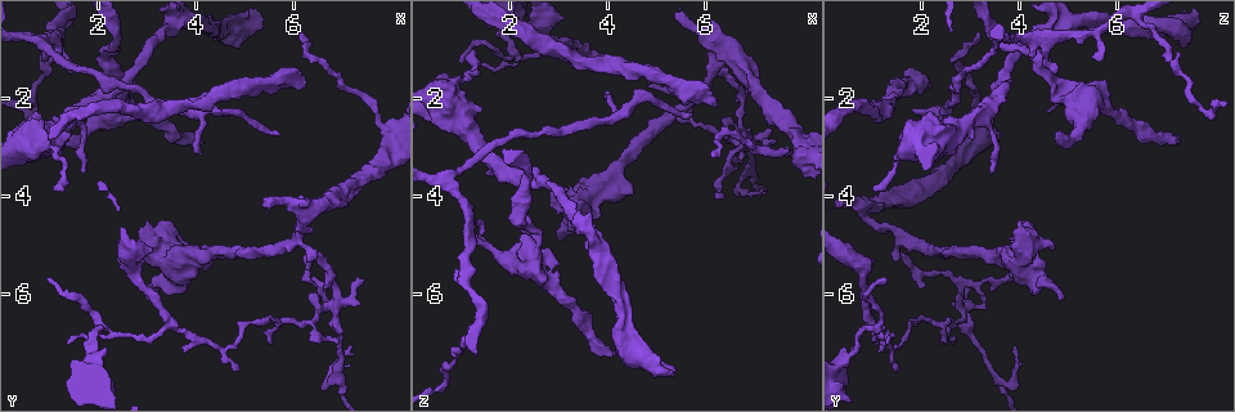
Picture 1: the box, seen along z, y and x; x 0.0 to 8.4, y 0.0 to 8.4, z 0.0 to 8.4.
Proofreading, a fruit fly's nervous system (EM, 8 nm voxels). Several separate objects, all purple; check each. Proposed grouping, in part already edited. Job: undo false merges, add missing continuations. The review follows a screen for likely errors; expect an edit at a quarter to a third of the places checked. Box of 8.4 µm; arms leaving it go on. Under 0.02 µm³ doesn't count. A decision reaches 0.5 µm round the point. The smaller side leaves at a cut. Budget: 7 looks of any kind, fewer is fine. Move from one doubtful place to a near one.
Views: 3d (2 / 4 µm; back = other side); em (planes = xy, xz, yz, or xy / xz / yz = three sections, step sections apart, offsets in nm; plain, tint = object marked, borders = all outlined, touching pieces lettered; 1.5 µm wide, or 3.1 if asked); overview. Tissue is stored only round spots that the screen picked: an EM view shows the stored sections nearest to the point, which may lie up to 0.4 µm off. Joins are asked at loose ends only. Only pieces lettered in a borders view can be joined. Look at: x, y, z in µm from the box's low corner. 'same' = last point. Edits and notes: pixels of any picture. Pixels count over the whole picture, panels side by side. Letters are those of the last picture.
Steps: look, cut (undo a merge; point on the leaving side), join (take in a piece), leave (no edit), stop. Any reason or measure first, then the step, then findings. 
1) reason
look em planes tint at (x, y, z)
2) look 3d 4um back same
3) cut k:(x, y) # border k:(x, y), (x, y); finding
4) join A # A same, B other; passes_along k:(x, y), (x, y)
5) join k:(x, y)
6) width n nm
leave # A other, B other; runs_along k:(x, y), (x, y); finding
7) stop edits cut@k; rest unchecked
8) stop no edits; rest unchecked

abrupt turn
look em planes borders at (4.75, 7.10, 1.45)

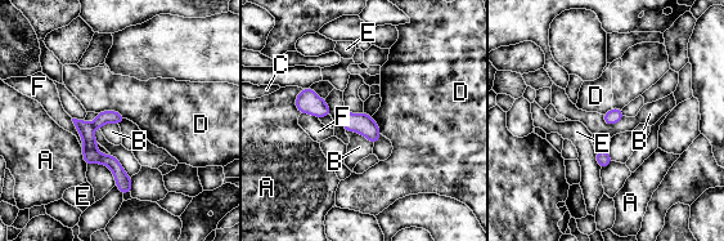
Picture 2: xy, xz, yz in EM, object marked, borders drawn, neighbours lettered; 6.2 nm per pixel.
width 80 nm
cut 2:(91, 155) # A other, B other, C other, D other, E other, F other; part_leaving 2:(77, 123), (127, 188); two neurons meet here

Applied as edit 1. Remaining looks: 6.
sharp bend
look em xy step 8 tint at (3.50, 0.55, 4.55)

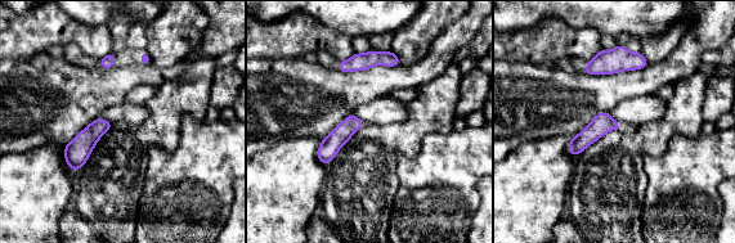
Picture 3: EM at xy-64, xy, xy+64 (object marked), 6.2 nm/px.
another direction
look em planes tint same

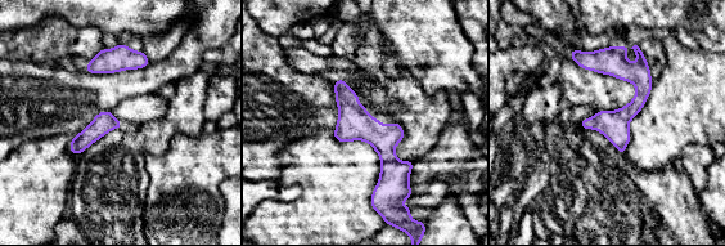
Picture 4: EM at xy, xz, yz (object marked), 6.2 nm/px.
look em planes borders same

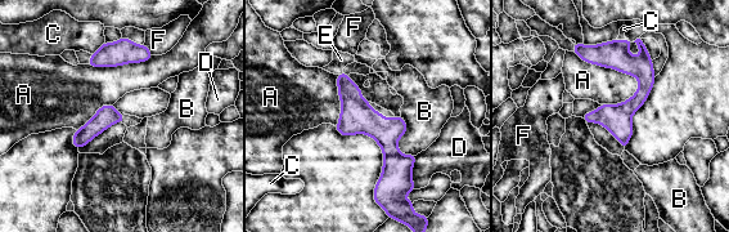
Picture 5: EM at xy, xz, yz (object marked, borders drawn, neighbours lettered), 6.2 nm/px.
width 130 nm
leave # A other, B other, C other, D other, E other, F other; border 5:(572, 52), (631, 74), (637, 92); one neuron here

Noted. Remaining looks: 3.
stop edits cut@2; rest unchecked

